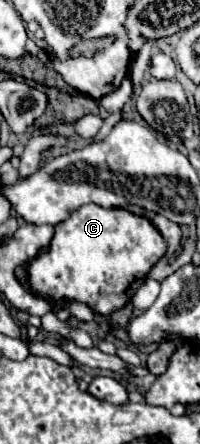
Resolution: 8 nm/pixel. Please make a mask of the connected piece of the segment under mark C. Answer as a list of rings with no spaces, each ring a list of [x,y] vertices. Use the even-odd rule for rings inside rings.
[[[90,203],[74,211],[70,219],[58,223],[54,229],[56,233],[48,251],[40,253],[28,267],[32,291],[54,301],[82,301],[100,315],[110,315],[112,311],[124,307],[144,283],[152,265],[166,253],[166,239],[156,231],[156,227],[148,219],[138,217],[126,209],[104,209]]]

